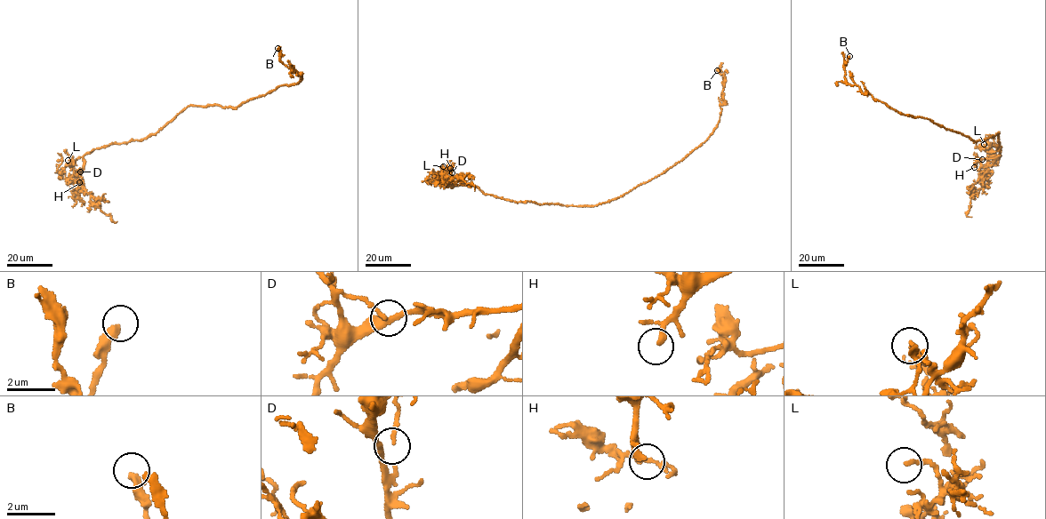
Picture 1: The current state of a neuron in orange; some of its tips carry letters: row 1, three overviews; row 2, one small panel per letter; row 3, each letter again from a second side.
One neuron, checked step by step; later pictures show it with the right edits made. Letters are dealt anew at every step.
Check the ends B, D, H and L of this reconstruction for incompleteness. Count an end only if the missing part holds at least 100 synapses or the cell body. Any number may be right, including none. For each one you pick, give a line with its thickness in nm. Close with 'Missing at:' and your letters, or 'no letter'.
H: 190 nm thick
Missing at: H

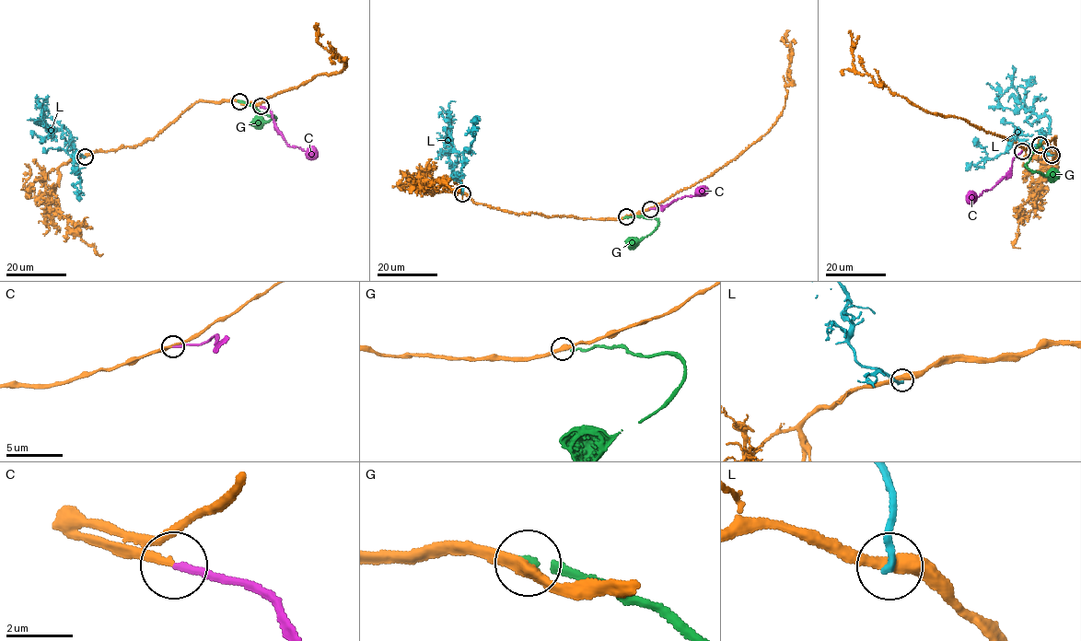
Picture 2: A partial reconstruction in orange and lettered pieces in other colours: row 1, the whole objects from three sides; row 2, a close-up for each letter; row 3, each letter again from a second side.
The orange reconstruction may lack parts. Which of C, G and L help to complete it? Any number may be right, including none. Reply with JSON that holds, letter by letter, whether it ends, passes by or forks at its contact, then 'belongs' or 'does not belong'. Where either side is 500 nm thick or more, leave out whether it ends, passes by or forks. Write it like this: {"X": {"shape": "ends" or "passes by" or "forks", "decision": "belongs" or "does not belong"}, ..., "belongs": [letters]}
{"C": {"shape": "ends", "decision": "belongs"}, "G": {"shape": "ends", "decision": "does not belong"}, "L": {"shape": "ends", "decision": "does not belong"}, "belongs": ["C"]}

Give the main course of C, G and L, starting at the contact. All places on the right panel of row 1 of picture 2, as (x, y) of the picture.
C: (1022, 151), (1013, 159), (1012, 168), (993, 188), (976, 197), (968, 195)
G: (1039, 145), (1025, 164), (1031, 169), (1053, 175)
L: (1052, 155), (1040, 143), (1050, 130), (1048, 117), (1038, 117), (1022, 108), (1015, 88), (1000, 93), (987, 84)

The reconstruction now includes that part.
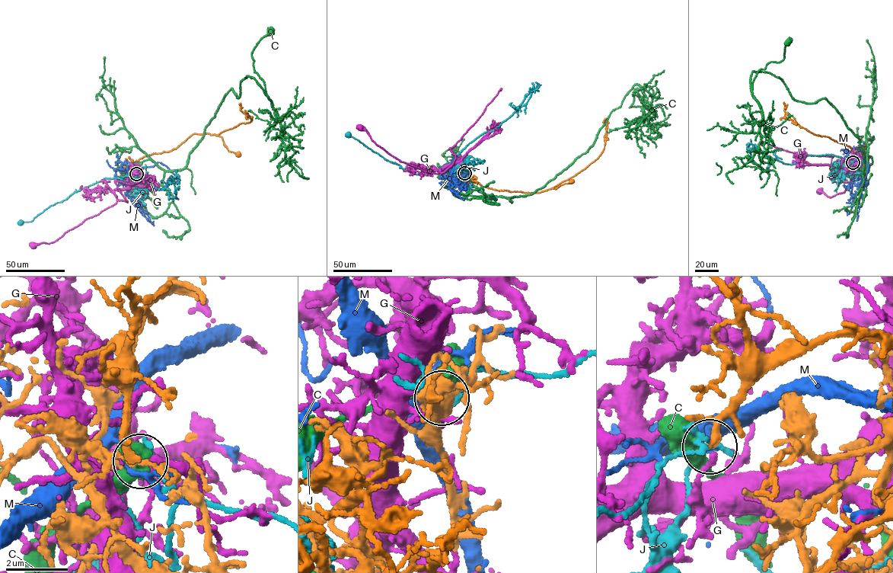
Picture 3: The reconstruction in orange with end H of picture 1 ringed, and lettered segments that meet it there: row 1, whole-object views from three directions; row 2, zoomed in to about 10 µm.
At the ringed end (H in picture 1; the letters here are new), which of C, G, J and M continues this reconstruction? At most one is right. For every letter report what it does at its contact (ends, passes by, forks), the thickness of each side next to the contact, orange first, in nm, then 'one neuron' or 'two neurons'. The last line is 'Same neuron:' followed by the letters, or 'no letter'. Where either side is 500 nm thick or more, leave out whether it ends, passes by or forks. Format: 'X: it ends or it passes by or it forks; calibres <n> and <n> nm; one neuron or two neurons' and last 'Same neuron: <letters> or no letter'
C: calibres 130 and 850 nm; two neurons
G: it ends; calibres 190 and 190 nm; two neurons
J: it ends; calibres 200 and 240 nm; two neurons
M: it forks; calibres 260 and 240 nm; two neurons
Same neuron: no letter

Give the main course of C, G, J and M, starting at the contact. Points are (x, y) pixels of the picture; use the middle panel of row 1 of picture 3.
C: (464, 172), (452, 184), (531, 194), (587, 152), (635, 84), (645, 90), (629, 107), (653, 110)
G: (464, 173), (459, 162), (448, 165), (435, 173), (405, 163), (376, 144), (360, 126)
J: (464, 173), (463, 175), (455, 162), (451, 161), (428, 174), (414, 174), (387, 160), (348, 135)
M: (464, 172), (468, 187), (496, 199), (489, 200)

